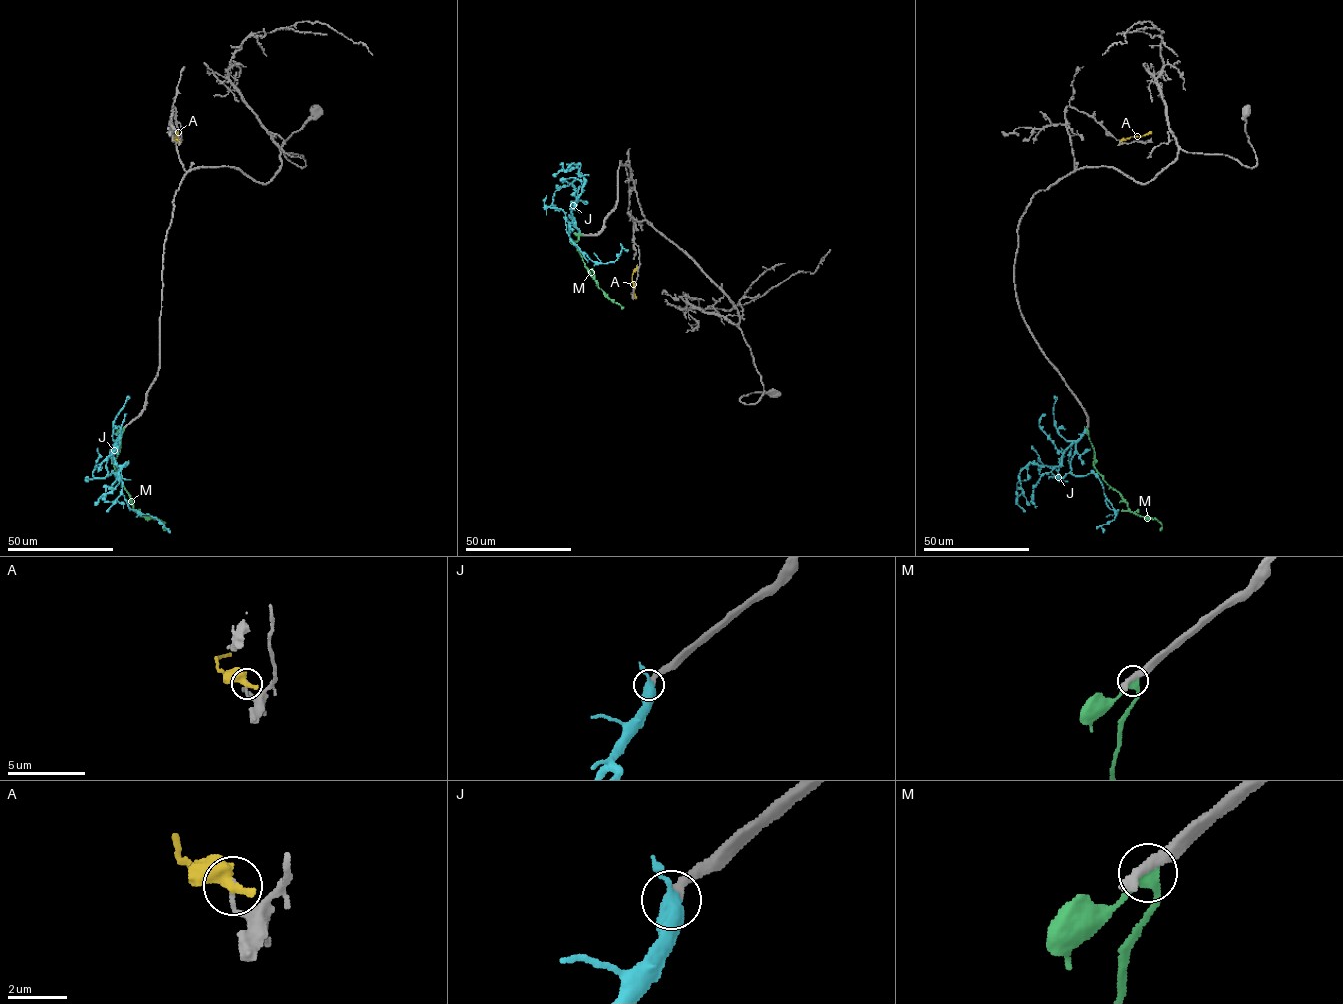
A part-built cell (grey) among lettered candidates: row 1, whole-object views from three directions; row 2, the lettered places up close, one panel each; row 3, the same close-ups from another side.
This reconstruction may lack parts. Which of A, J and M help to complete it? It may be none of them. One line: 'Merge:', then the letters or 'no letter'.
Merge: J

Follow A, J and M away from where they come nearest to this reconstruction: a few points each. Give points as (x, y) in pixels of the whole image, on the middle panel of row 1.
A: (636, 269), (632, 278), (636, 298)
J: (580, 232), (564, 217), (570, 239), (593, 261), (613, 262), (622, 247), (627, 250)
M: (581, 234), (577, 241), (572, 241), (592, 277), (603, 293), (623, 307)

